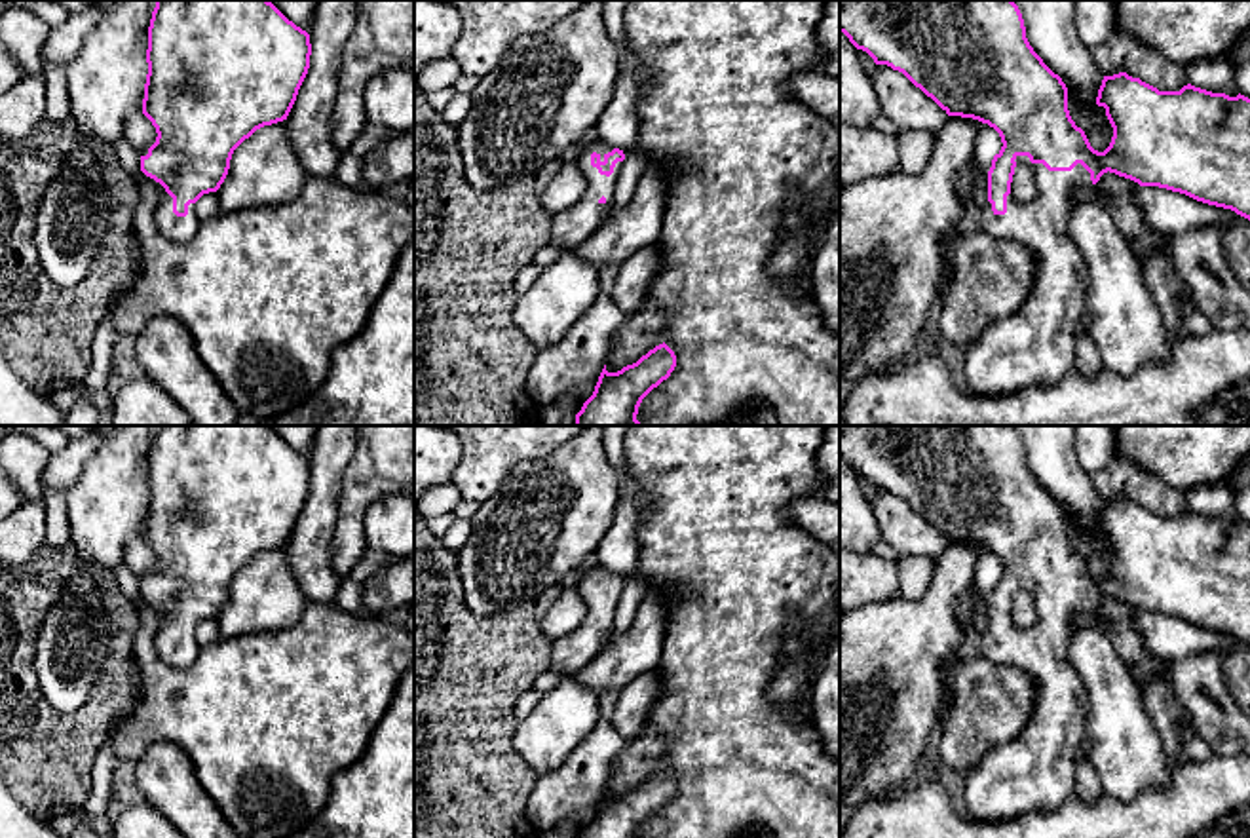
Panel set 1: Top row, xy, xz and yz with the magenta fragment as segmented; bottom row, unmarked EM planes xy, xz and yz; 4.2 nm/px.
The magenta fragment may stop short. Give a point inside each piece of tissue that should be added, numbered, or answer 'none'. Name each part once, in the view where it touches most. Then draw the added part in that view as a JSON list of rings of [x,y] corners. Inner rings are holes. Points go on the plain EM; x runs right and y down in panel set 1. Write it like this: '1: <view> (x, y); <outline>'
1: yz (1036, 772); [[[1016,581],[1014,587],[1033,597],[1037,621],[1020,629],[1009,619],[1005,640],[995,640],[992,629],[986,627],[982,656],[1026,671],[1035,686],[1035,705],[1026,728],[1013,741],[992,749],[967,773],[965,815],[971,821],[1005,821],[1066,802],[1075,789],[1077,751],[1089,724],[1089,694],[1068,661],[1068,648],[1077,629],[1073,618],[1092,610],[1090,599],[1081,589],[1071,597],[1049,597],[1043,589],[1032,589],[1028,581]]]

